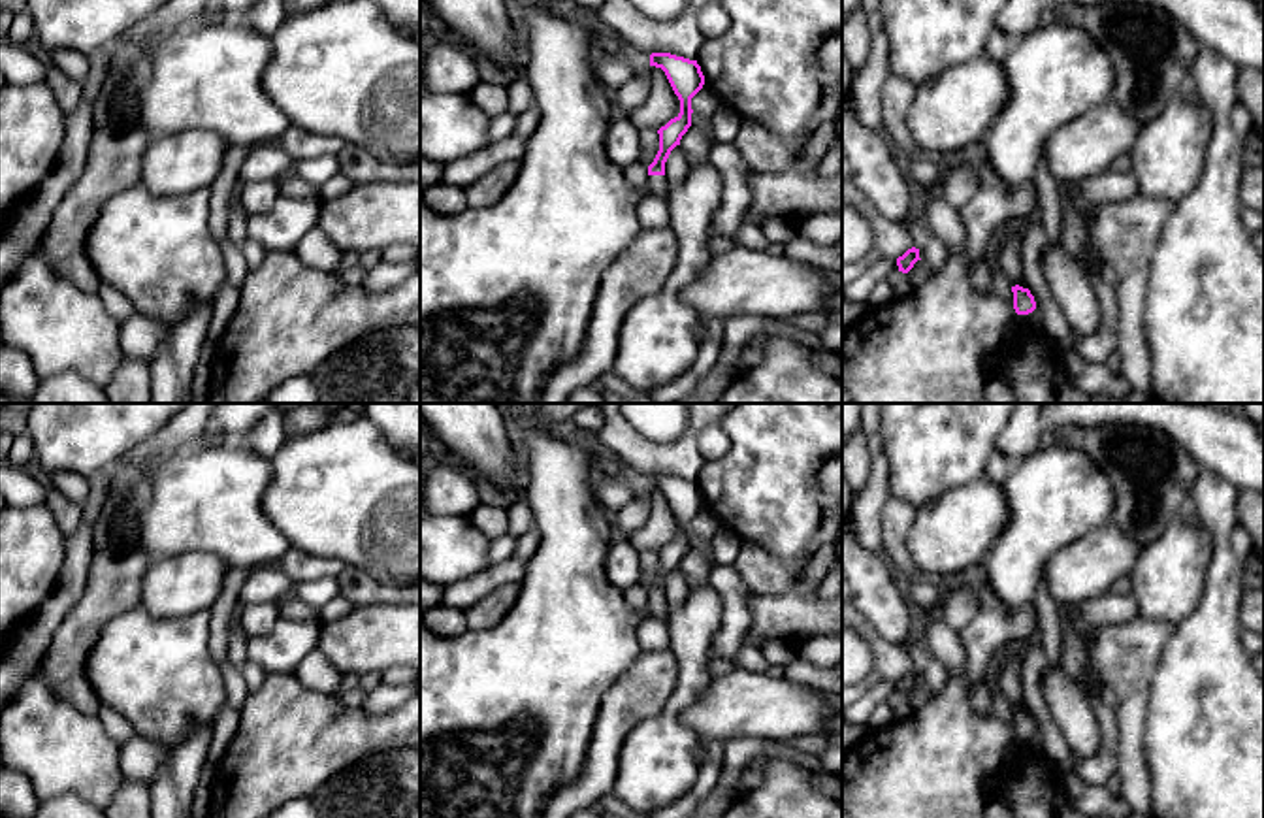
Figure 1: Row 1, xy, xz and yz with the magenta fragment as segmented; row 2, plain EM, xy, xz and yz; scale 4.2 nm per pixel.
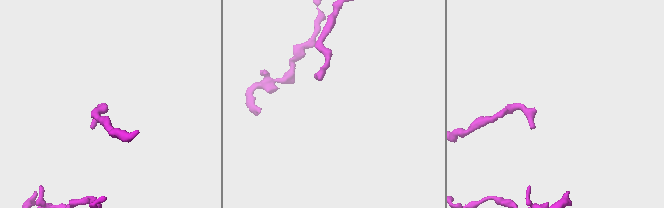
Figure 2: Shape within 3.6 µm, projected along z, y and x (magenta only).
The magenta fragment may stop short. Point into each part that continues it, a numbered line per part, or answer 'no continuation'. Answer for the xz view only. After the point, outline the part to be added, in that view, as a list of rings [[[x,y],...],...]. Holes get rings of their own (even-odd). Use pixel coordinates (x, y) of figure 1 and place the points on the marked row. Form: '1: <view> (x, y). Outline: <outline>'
1: xz (658, 185). Outline: [[[648,175],[648,188],[650,188],[650,194],[659,198],[667,198],[671,192],[665,175]]]

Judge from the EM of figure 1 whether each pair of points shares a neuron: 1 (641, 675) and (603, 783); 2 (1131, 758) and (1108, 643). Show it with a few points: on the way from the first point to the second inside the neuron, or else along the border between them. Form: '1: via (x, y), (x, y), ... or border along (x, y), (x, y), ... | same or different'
1: via (630, 702), (618, 713), (609, 732), (603, 756) | same
2: via (1131, 730), (1129, 671) | same

